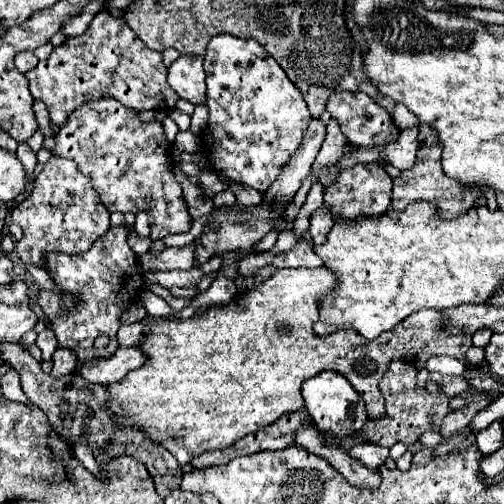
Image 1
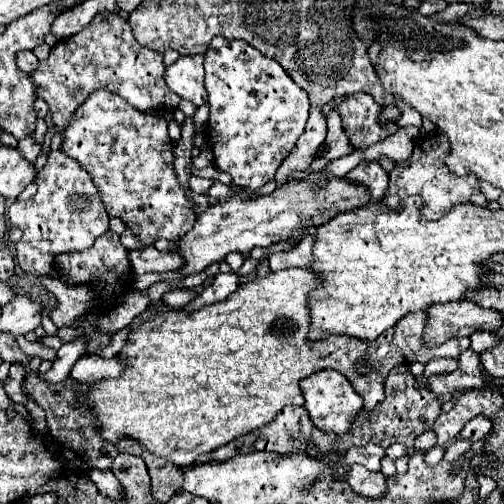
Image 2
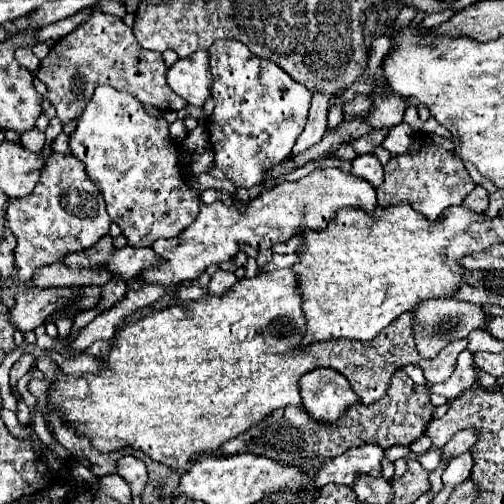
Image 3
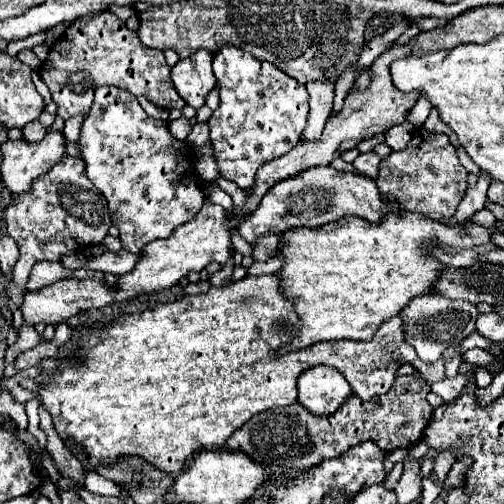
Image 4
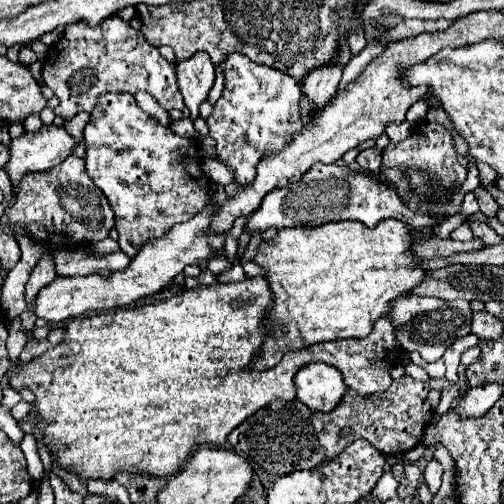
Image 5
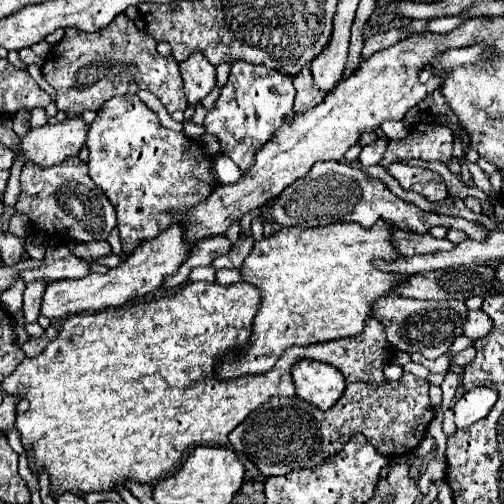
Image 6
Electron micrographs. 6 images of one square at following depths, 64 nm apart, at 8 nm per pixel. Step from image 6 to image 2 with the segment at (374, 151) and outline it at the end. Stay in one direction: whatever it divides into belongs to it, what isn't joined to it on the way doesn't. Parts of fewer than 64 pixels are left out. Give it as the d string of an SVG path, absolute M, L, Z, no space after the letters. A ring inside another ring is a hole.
M364 160L360 162L354 170L350 170L346 174L346 178L350 182L356 182L356 184L362 184L370 190L370 196L372 196L372 202L380 202L388 190L388 174L386 170L374 162L374 160Z

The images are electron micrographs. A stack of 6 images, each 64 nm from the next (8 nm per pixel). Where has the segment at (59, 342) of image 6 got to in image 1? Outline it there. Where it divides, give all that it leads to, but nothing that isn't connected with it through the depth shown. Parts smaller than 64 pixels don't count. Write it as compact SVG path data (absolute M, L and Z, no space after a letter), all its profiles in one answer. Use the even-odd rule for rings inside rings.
M286 268L276 270L262 284L246 290L234 302L226 306L208 308L200 318L176 320L162 318L150 326L138 344L146 356L146 364L132 370L116 384L108 384L106 408L118 426L132 426L148 434L148 438L166 448L182 466L206 450L222 450L254 432L276 422L286 412L296 412L304 404L300 400L300 386L304 380L316 376L322 370L336 370L346 376L348 382L366 402L370 418L384 414L384 398L380 392L380 380L392 360L422 360L430 356L452 356L466 362L464 354L472 346L470 334L446 334L442 328L442 316L438 310L420 310L402 320L396 328L382 332L376 340L368 340L354 330L338 330L328 336L316 336L312 324L318 320L316 300L328 294L336 284L336 276L320 268Z

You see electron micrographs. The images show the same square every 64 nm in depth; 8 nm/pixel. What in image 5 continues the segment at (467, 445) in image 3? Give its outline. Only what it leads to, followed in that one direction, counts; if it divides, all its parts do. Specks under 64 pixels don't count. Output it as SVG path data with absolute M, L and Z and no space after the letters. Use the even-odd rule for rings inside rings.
M430 460L426 470L424 470L424 480L428 482L428 488L430 488L430 494L436 496L438 488L440 488L440 480L442 480L442 466L436 462L436 460Z

